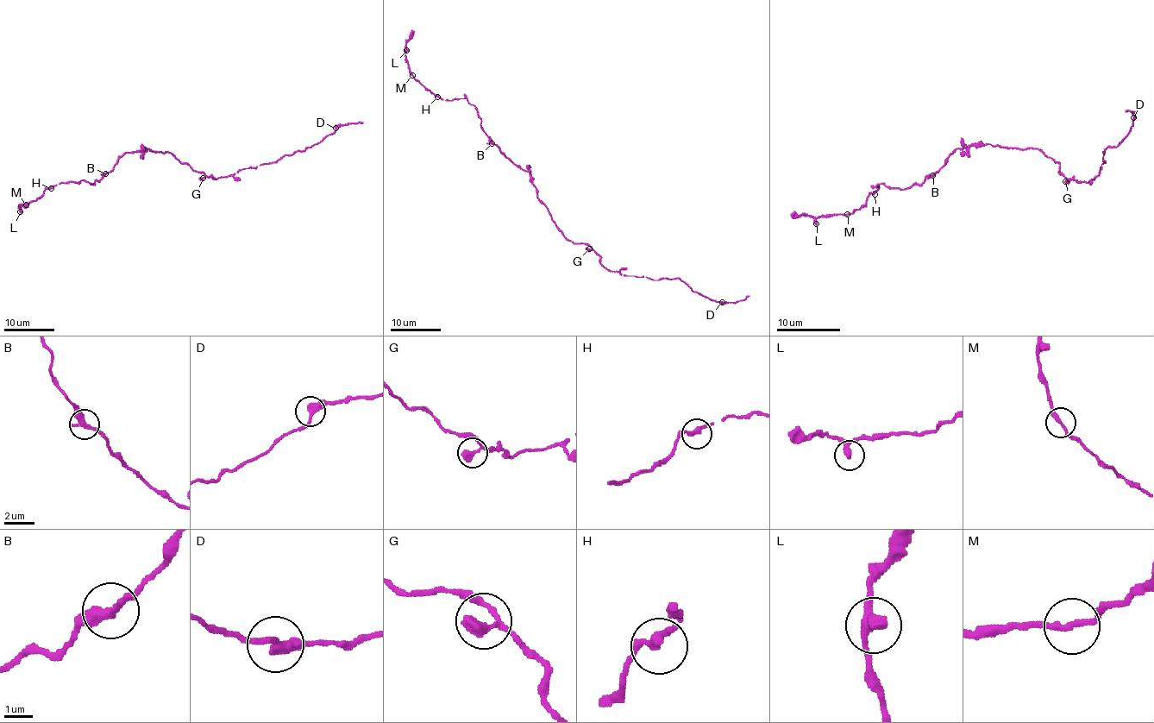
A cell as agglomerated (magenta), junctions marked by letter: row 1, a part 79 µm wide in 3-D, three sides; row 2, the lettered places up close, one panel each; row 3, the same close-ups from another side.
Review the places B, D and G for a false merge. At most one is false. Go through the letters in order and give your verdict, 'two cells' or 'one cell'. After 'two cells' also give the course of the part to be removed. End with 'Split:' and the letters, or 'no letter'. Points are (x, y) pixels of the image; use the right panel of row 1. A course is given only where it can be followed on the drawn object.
B: one cell
D: one cell
G: one cell
Split: no letter

